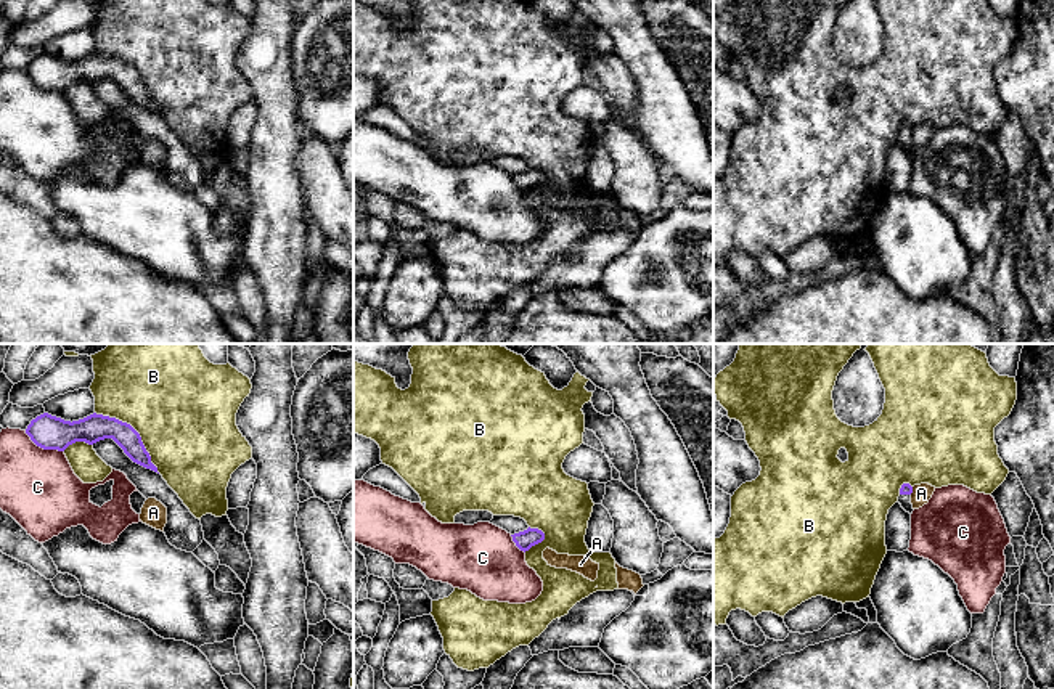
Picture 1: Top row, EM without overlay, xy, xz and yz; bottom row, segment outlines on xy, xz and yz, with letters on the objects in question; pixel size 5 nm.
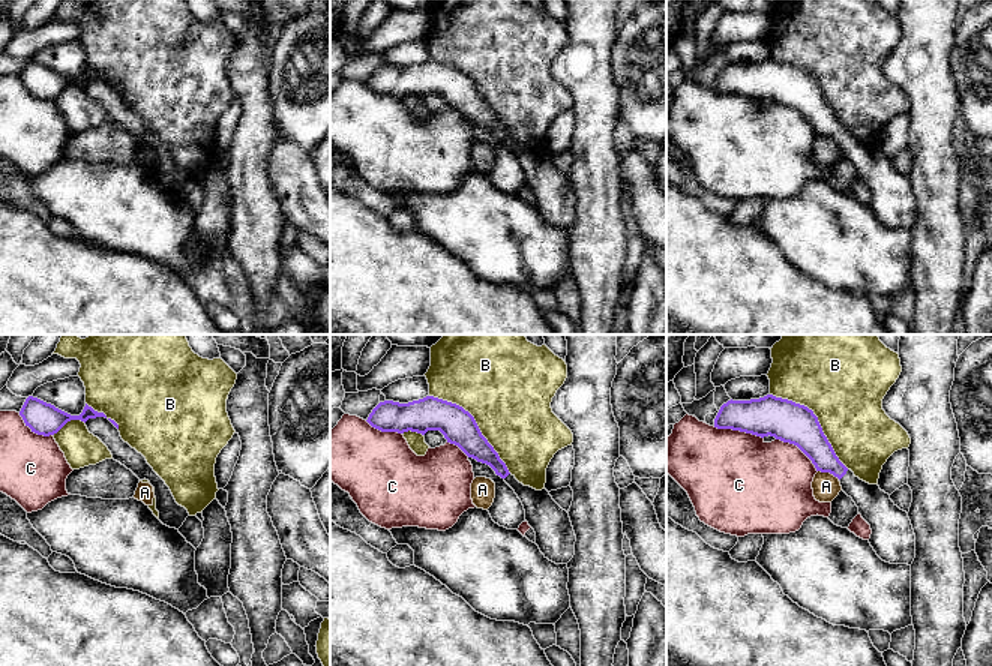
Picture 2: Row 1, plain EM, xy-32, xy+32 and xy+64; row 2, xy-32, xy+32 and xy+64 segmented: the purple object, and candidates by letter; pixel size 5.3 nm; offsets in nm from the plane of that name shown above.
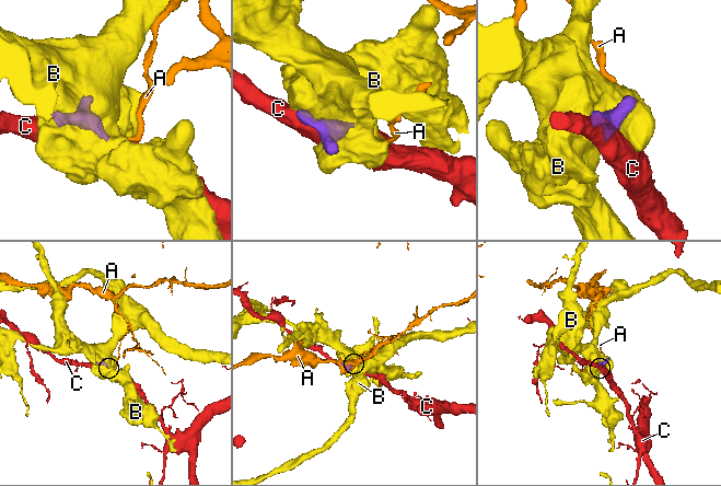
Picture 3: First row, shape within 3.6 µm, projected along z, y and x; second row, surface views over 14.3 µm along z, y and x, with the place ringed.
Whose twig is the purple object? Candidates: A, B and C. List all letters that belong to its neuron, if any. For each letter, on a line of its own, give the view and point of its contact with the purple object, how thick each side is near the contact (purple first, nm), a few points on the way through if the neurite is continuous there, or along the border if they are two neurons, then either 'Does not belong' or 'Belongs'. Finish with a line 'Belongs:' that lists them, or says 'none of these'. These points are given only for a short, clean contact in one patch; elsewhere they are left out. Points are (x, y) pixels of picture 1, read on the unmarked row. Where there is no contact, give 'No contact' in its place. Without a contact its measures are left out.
A: Touches purple at yz (911, 130). Thickness 60 nm (purple) against 100 nm. Boundary: yz (913, 127), (910, 134). Does not belong
B: Touches purple at xy (137, 73). Thickness 140 nm (purple) against 480 nm. Does not belong
C: Touches purple at xy (44, 89). Thickness 170 nm (purple) against 380 nm. Does not belong
Belongs: none of these

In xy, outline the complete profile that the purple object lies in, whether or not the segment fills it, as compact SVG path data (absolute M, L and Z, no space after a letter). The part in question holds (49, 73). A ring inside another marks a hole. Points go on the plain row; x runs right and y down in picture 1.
M43 53L31 61L26 74L37 87L58 92L64 92L76 82L93 85L100 80L112 79L133 103L157 112L140 74L130 64L116 58L93 53L71 63Z

